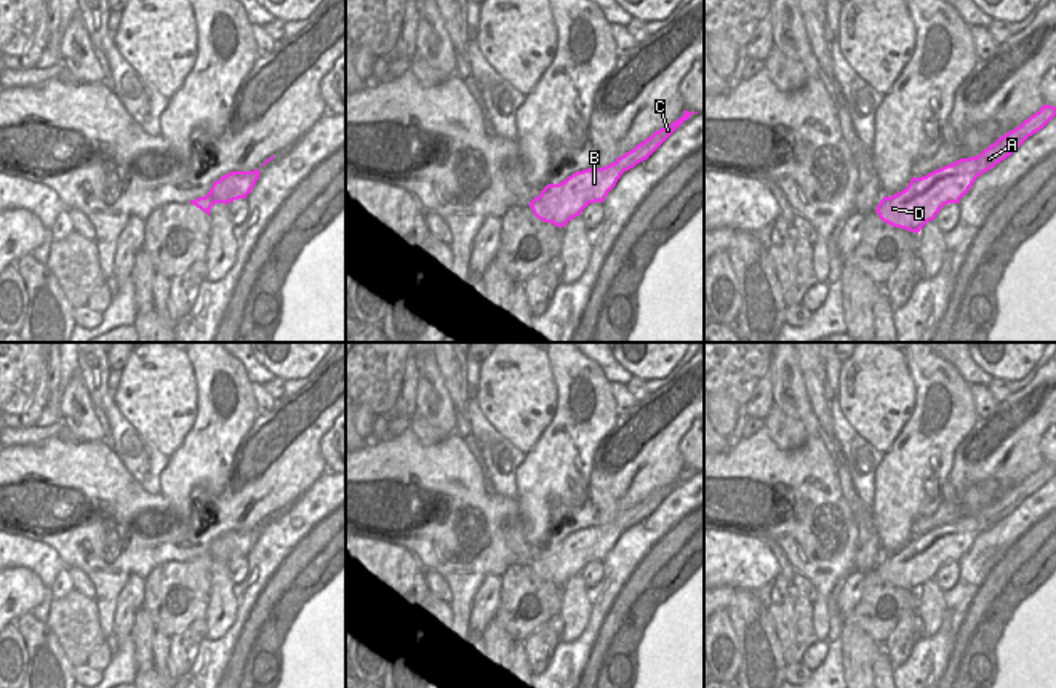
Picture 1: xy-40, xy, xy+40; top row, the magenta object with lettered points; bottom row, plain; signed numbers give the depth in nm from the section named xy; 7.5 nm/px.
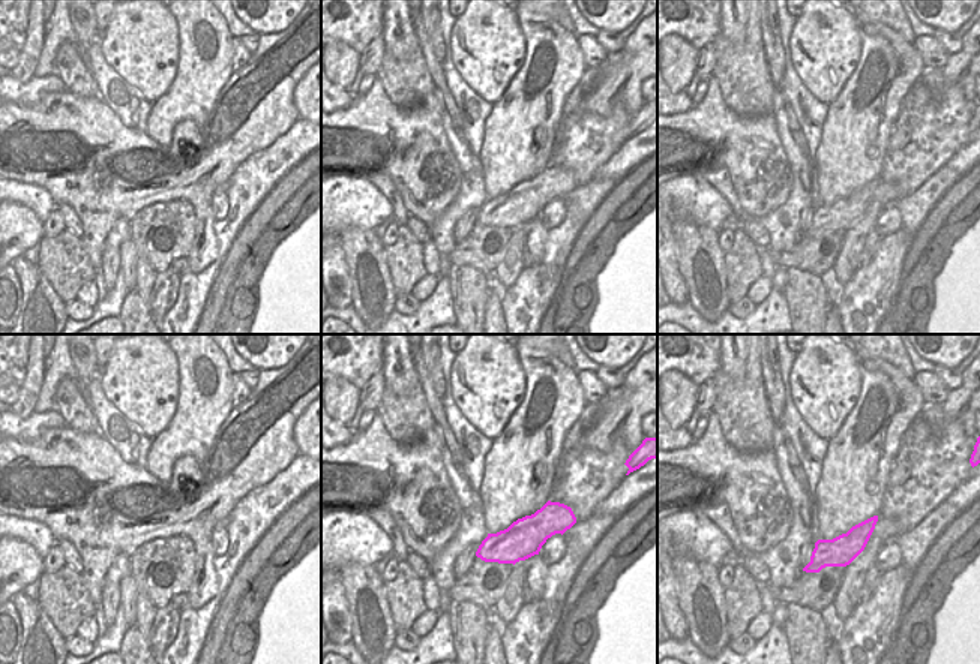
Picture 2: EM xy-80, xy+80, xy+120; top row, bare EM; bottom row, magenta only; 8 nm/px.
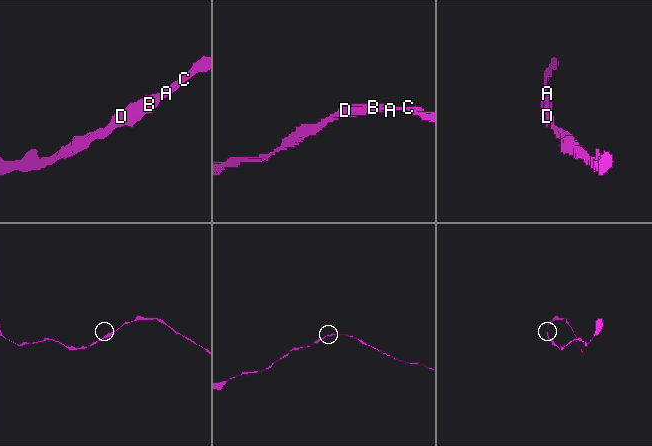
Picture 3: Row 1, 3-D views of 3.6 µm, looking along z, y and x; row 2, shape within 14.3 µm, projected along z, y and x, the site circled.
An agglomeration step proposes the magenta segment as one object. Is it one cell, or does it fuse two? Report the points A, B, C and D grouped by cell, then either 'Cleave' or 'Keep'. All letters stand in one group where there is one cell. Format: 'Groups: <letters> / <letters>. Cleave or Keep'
Groups: A B C D. Keep

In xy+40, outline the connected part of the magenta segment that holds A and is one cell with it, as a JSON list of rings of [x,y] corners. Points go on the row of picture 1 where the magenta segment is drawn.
[[[1043,104],[1014,130],[1000,136],[979,155],[960,158],[922,178],[912,178],[907,187],[891,197],[883,197],[875,208],[878,218],[899,229],[918,234],[947,203],[958,203],[978,176],[1010,157],[1029,136],[1040,131],[1053,117],[1056,107]]]

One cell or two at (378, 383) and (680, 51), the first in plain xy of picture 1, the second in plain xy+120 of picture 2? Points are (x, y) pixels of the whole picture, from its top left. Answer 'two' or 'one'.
two

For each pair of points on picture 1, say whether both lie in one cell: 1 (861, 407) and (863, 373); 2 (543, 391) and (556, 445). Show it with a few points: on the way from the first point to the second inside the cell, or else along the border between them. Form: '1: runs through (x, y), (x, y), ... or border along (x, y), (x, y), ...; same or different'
1: runs through (863, 399), (863, 381); same
2: border along (556, 386), (554, 418), (527, 452); different

